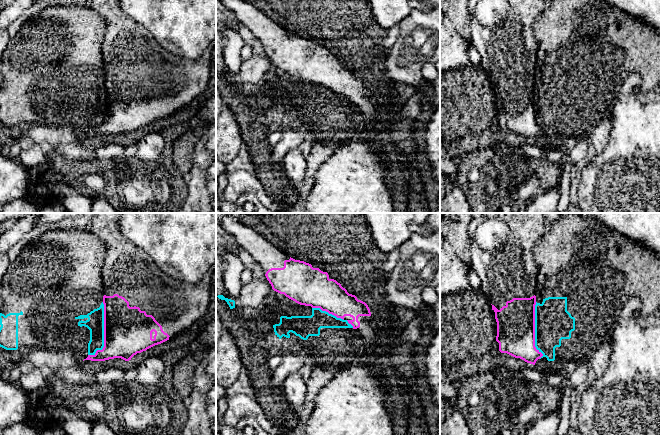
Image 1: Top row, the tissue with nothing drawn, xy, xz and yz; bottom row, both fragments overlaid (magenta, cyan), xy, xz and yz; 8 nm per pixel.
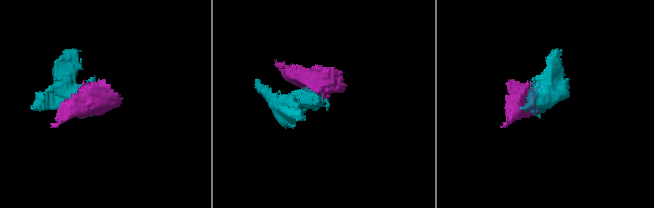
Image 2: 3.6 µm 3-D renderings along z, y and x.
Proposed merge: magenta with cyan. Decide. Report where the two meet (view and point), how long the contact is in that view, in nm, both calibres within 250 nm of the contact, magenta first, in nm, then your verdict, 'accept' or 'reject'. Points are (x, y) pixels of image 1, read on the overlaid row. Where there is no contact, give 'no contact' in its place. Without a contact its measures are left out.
xy (104, 332) | 440 nm | 380/140 nm | reject

